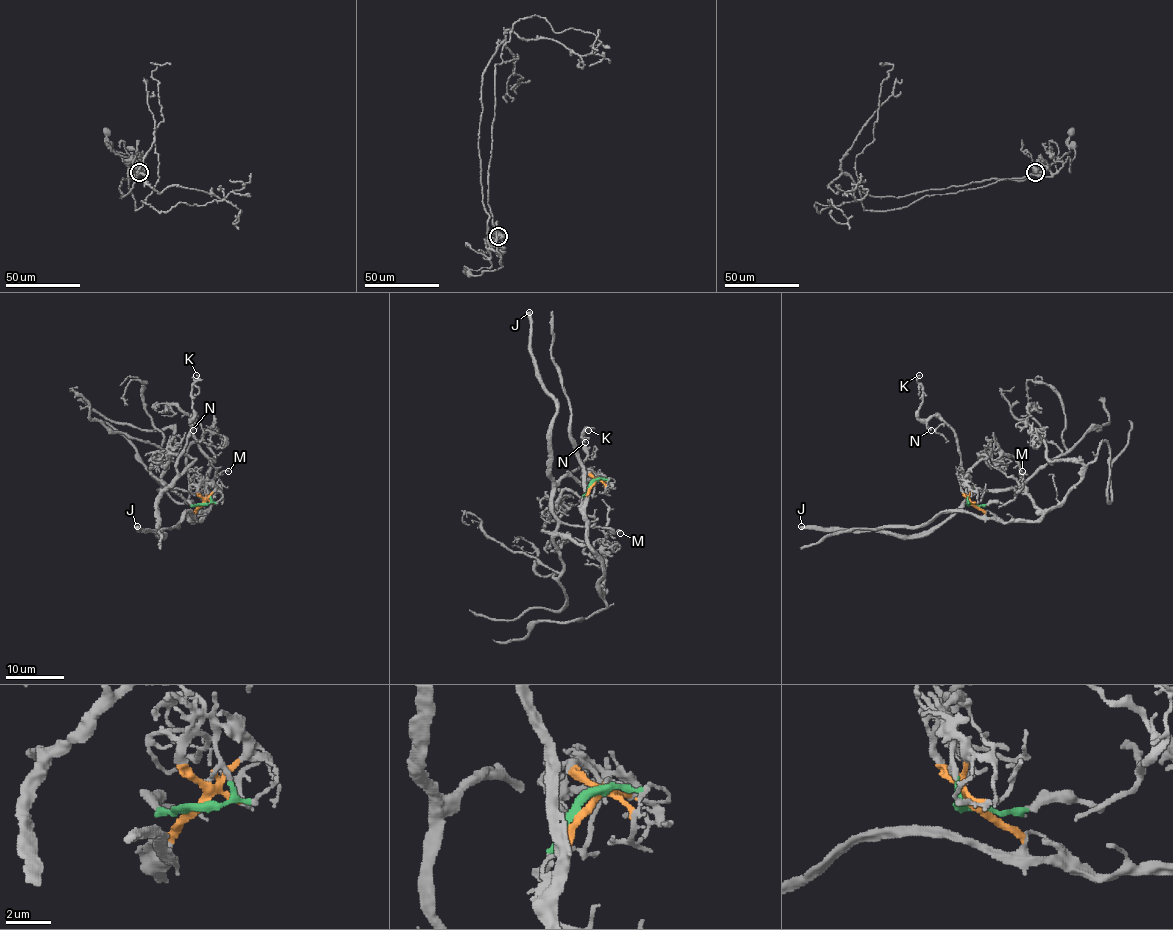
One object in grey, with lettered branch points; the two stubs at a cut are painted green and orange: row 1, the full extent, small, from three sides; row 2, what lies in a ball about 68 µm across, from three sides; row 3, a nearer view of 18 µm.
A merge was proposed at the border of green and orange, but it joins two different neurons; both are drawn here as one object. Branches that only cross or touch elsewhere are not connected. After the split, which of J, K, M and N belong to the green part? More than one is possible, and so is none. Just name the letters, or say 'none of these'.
J, K, M, N

